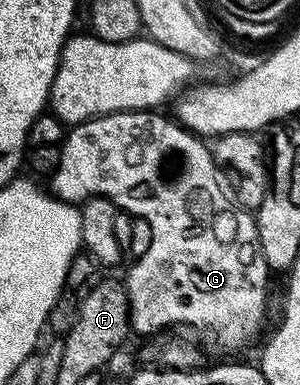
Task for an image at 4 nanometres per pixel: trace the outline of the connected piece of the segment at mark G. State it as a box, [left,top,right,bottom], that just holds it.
[49,111,272,349]

